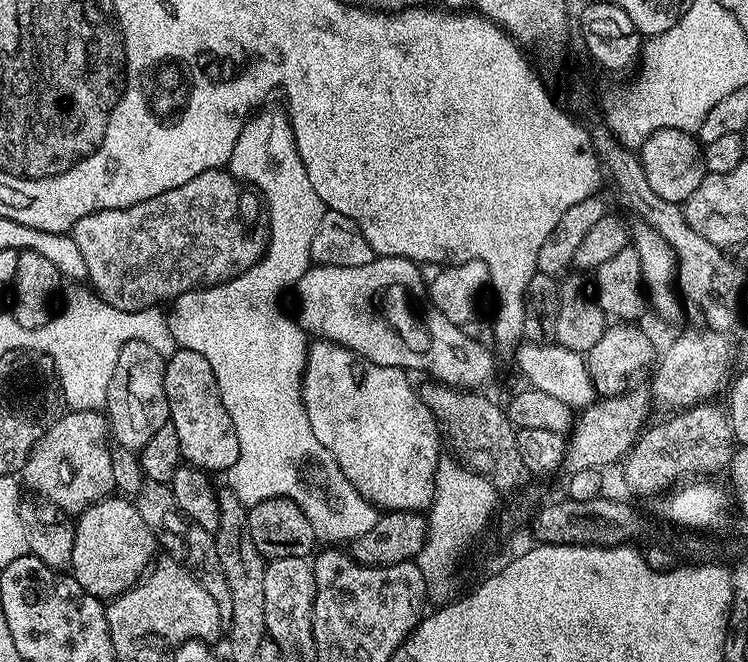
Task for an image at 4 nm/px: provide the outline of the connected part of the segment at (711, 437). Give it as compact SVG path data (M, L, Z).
M701 402L692 408L682 408L665 416L668 416L665 420L657 424L649 423L640 432L622 460L624 484L636 496L652 496L663 488L671 489L687 481L693 474L723 473L732 460L732 424L721 405L719 408L716 402Z

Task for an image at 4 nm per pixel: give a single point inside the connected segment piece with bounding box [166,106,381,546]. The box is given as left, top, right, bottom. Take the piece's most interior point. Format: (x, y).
(258, 354)

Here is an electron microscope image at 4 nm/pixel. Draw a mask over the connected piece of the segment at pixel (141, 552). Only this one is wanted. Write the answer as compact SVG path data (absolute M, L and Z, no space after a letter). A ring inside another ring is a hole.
M109 494L97 504L85 508L75 517L74 554L70 575L92 596L101 602L121 596L138 583L157 559L158 541L155 532L146 526L135 503L120 494ZM156 556L156 557L155 557Z

